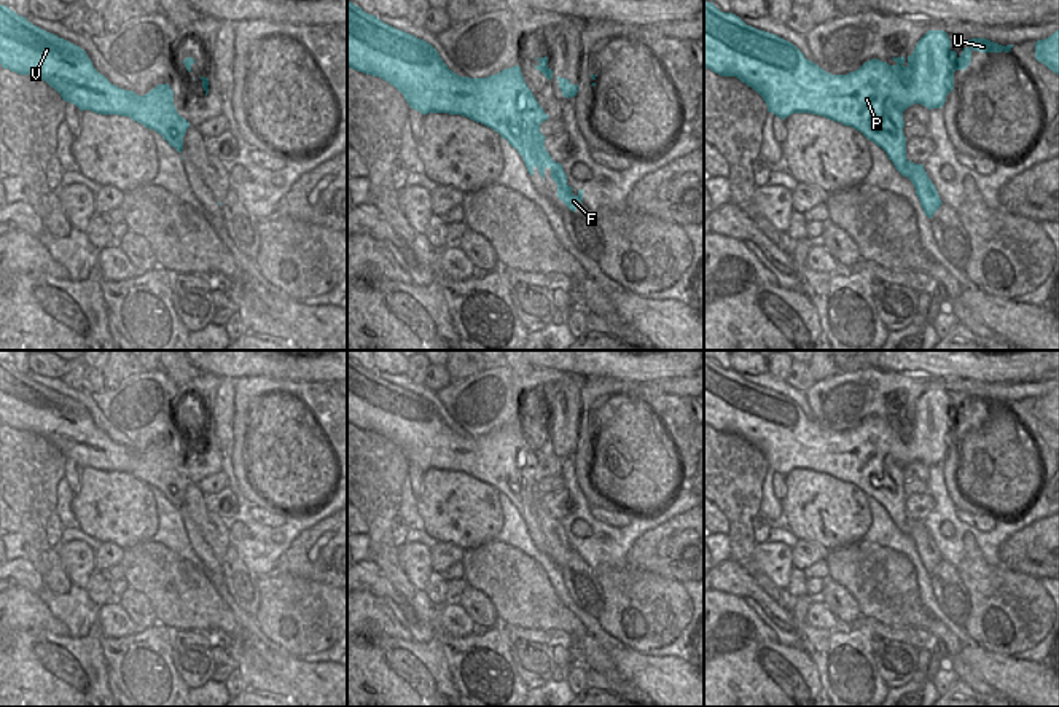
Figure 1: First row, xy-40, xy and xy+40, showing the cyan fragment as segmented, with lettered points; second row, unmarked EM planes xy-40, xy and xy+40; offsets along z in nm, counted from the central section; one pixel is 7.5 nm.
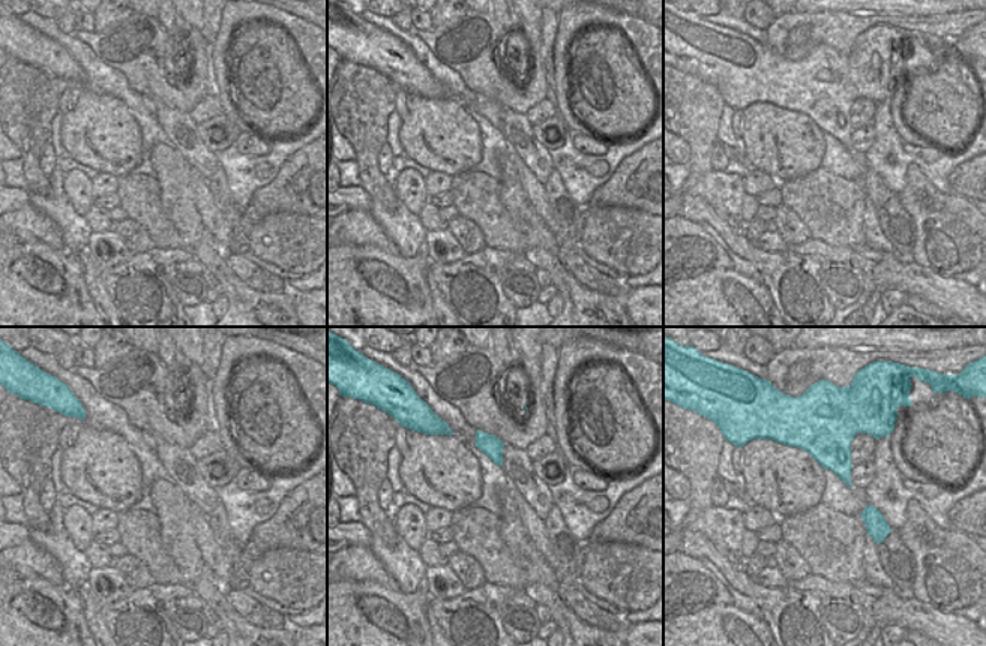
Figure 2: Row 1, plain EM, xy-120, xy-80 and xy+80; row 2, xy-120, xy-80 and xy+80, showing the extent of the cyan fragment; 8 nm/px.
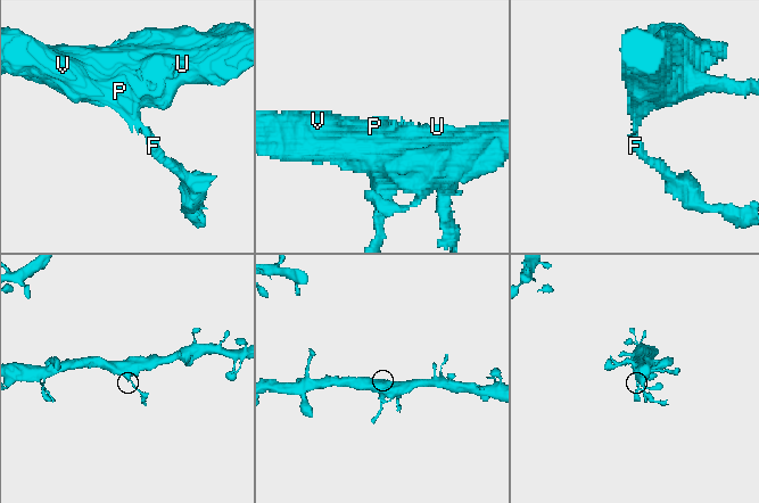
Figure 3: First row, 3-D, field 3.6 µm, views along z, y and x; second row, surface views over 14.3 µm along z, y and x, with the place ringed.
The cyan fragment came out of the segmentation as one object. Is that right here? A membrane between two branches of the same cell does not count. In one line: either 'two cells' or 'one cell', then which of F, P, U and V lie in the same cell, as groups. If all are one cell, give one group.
two cells | F / P U V

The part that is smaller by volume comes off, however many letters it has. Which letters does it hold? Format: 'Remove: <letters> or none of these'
Remove: F

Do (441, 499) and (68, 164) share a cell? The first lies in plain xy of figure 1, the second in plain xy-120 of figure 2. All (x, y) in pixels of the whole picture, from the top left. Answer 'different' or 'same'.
different

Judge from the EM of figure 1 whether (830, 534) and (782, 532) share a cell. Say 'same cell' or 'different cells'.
different cells

